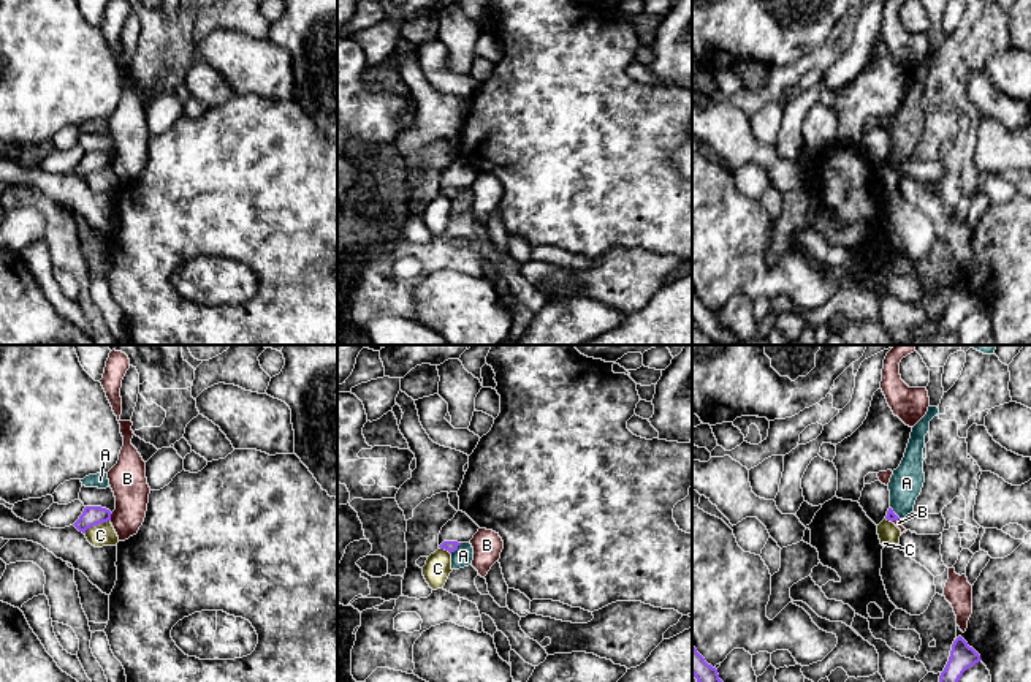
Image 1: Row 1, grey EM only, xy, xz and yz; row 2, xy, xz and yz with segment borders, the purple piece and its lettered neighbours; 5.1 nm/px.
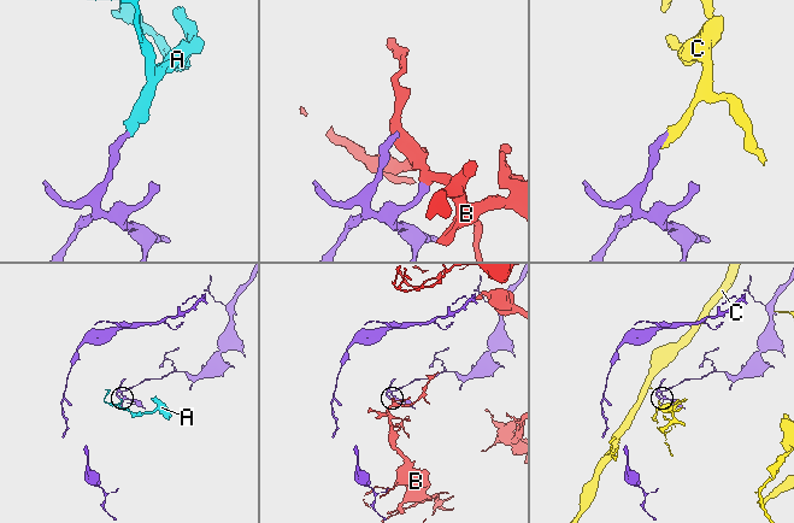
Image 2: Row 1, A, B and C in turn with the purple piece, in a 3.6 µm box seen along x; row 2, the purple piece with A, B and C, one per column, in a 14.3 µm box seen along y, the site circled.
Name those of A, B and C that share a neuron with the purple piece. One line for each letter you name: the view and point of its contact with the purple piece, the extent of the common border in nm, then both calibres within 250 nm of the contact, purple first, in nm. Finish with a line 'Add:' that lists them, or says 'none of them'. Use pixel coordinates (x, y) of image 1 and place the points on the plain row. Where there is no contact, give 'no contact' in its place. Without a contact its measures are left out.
Add: none of them

